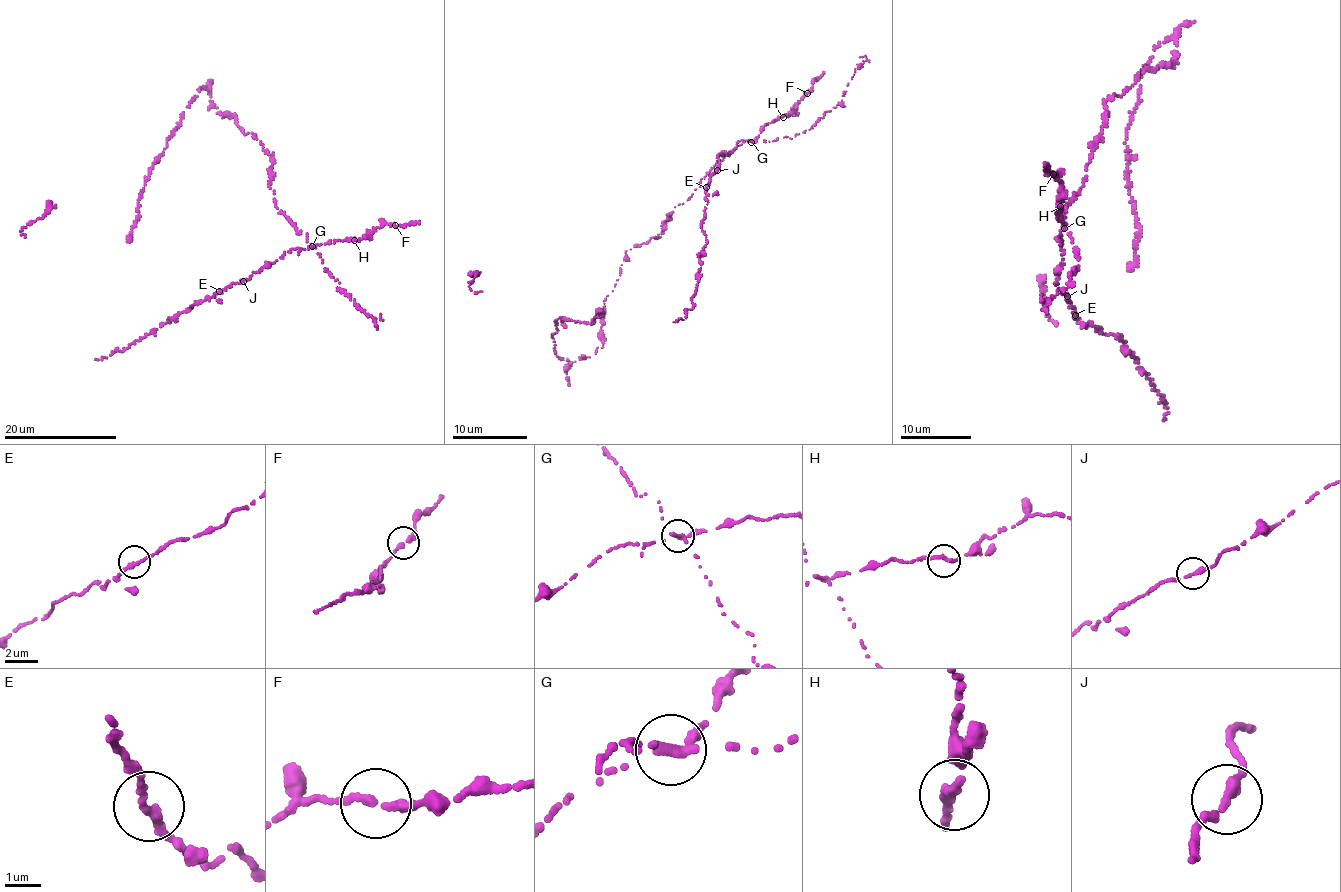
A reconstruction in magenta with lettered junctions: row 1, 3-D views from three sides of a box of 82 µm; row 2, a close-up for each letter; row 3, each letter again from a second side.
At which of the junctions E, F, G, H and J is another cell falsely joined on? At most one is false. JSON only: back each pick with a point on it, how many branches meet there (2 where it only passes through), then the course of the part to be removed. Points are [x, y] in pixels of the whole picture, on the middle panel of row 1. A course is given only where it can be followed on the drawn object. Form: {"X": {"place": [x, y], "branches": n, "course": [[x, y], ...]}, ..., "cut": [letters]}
{"G": {"place": [751, 142], "branches": 2, "course": [[752, 142], [626, 251], [604, 301], [602, 348], [557, 356], [557, 319], [592, 324], [599, 308]]}, "cut": ["G"]}

